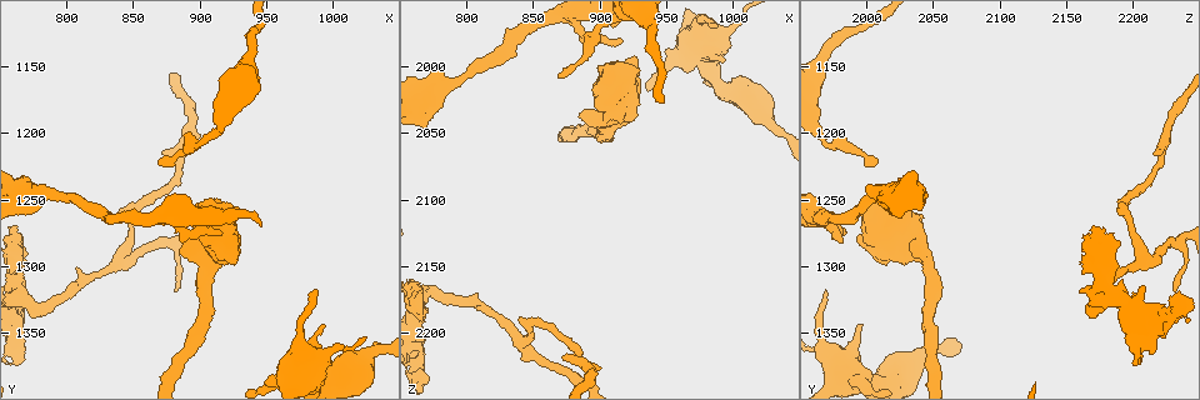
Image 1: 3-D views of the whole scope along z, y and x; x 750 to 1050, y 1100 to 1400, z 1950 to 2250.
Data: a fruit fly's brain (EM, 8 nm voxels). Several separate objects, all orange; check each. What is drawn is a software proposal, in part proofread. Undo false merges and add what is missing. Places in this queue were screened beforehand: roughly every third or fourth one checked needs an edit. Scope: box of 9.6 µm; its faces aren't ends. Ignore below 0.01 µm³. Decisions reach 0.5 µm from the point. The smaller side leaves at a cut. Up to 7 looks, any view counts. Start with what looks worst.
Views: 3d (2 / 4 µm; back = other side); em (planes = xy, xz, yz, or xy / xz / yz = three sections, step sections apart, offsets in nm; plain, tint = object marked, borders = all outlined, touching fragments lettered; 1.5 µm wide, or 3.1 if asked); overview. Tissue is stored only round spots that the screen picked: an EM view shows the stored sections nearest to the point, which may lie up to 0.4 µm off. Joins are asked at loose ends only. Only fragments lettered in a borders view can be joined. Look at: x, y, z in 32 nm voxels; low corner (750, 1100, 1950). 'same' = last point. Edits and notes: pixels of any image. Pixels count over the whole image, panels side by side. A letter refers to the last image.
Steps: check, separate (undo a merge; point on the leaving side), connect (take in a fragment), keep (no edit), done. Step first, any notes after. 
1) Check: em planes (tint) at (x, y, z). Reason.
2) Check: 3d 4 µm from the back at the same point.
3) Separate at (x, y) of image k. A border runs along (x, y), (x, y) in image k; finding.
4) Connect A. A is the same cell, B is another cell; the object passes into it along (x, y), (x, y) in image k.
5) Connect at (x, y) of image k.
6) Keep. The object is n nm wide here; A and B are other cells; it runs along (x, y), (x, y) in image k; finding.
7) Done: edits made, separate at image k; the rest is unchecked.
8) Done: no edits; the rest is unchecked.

Check: em xy step 4 (tint) at (870, 1222, 2008). Free end.

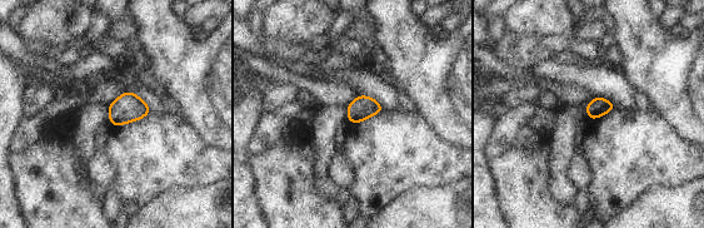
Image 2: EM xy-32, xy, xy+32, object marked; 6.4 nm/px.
Check: em planes (borders) at the same point.

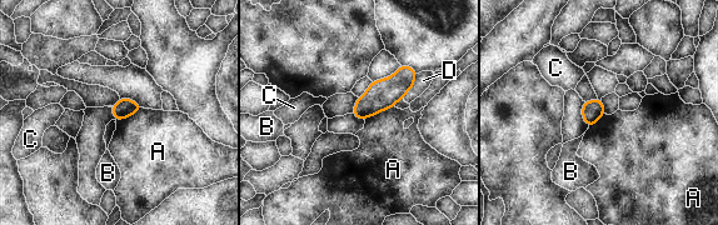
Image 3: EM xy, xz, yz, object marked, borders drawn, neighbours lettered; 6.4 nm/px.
Keep. A, B, C and D are other cells; a border runs along (393, 105), (364, 119) in image 3; none of them fits.

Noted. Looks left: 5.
Check: em xz step 4 (tint) at (994, 1346, 1998). Free end.

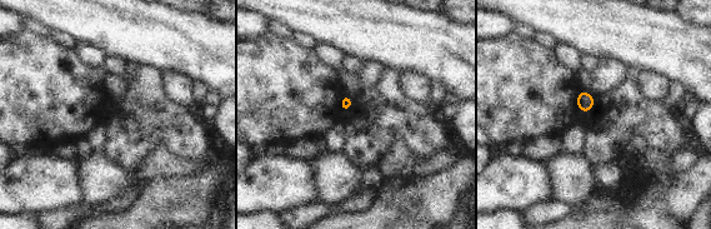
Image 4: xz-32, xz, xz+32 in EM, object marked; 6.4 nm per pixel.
Check: em planes (borders) at the same point.

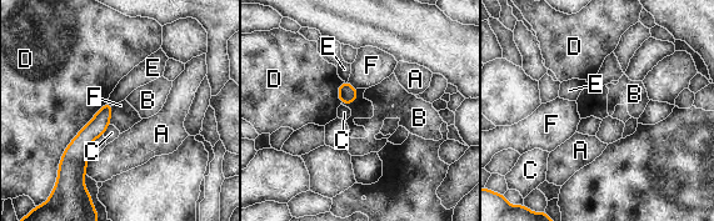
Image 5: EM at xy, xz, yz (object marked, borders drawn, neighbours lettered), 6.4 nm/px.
Keep. A, B, C, D, E and F are other cells; a border runs along (109, 124), (103, 135) in image 5; none of them fits.

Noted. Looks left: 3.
Check: em planes (borders) at (926, 1300, 2012).

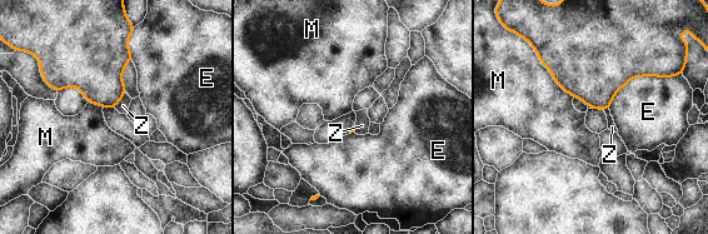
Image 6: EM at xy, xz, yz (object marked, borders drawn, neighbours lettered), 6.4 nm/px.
Keep. E, M and Z are other cells; a border runs along (536, 51), (553, 79), (574, 96) in image 6; no lettered fragment goes on from it.

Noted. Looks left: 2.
Done: no edits; the rest is unchecked.

